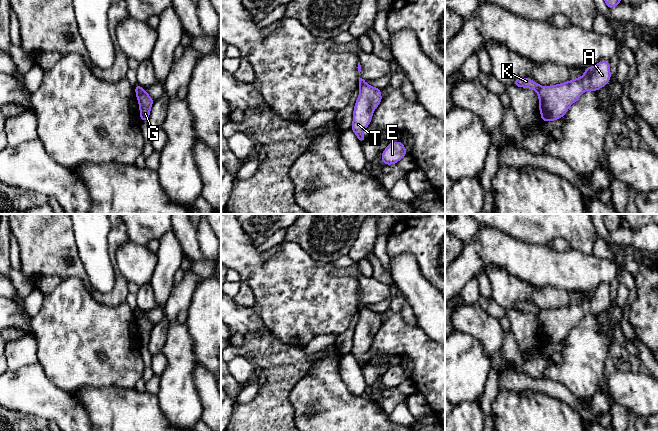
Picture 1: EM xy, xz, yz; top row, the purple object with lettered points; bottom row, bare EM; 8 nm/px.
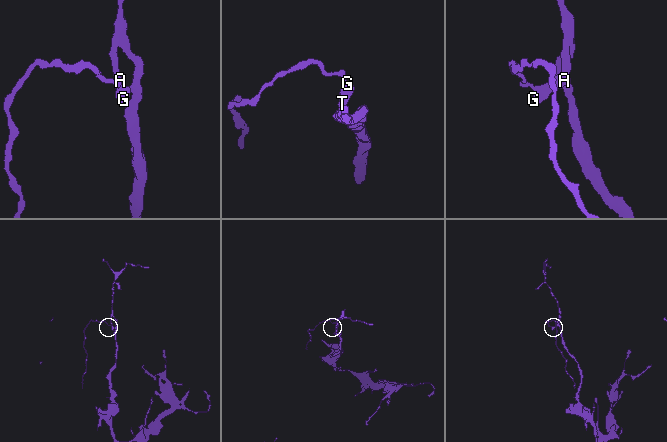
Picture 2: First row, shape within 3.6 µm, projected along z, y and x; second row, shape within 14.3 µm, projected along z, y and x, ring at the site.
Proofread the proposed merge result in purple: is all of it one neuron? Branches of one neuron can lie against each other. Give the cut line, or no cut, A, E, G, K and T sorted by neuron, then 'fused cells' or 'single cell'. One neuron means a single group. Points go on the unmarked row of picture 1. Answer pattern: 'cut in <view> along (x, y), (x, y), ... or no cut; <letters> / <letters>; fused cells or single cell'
cut in yz along (541, 310), (537, 316); A E G T / K; fused cells

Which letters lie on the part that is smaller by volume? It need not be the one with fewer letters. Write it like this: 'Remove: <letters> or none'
Remove: K

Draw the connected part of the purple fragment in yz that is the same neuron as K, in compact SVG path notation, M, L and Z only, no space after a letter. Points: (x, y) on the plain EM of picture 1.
M516 302L513 305L513 309L517 310L517 311L522 311L522 312L530 312L533 313L534 315L536 315L538 317L538 315L540 314L541 310L535 306L532 303L529 302Z

